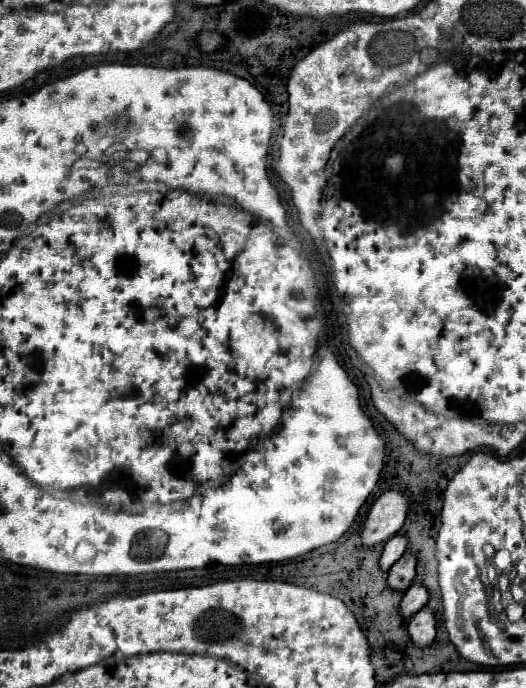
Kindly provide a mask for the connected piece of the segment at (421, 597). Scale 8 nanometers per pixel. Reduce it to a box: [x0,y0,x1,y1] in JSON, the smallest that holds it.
[401,583,429,619]

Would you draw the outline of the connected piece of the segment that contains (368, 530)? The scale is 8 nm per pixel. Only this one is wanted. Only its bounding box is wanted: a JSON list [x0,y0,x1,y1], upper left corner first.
[361,487,409,547]

